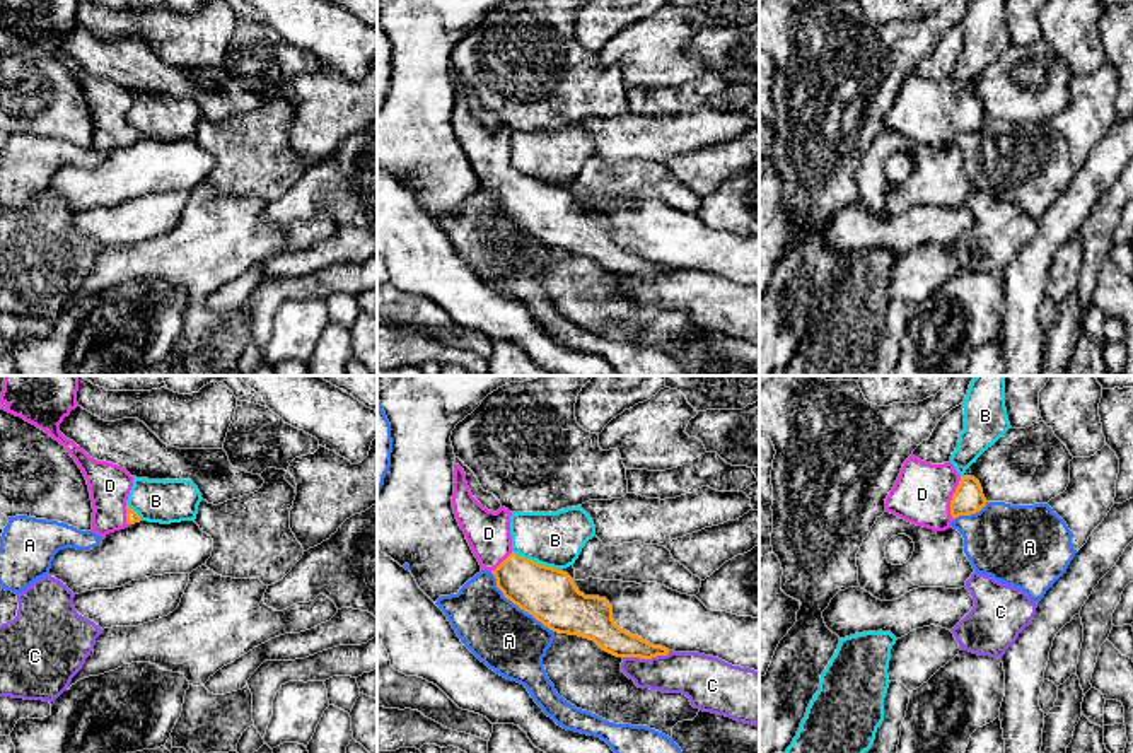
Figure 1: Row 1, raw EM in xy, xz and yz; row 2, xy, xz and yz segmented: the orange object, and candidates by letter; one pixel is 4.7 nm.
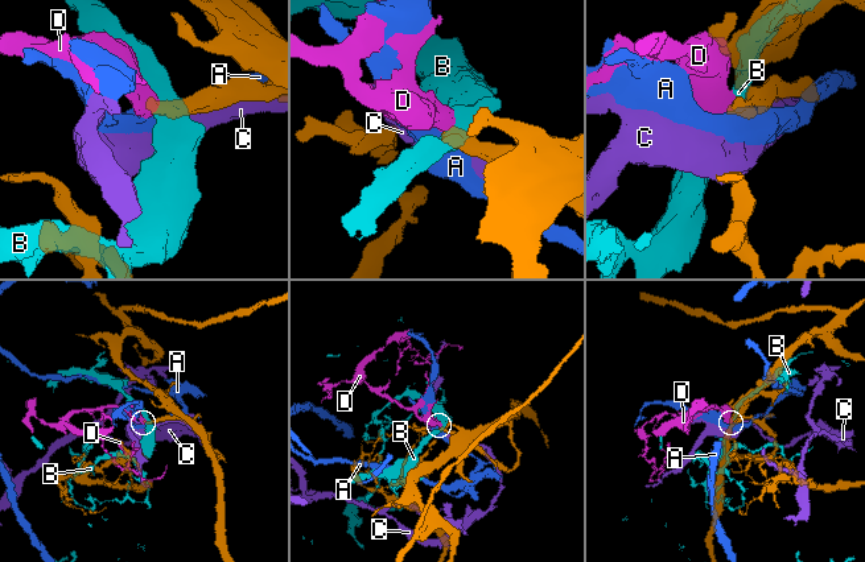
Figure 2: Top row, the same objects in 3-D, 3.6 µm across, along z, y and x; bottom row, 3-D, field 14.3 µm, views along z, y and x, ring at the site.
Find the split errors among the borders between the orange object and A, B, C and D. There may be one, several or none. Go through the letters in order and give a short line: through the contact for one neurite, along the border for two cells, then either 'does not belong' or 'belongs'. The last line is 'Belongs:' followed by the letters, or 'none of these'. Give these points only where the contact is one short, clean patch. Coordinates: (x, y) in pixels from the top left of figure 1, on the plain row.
A: does not belong
B: does not belong
C: does not belong
D: line yz (968, 116), (952, 116), (922, 111); belongs
Belongs: D

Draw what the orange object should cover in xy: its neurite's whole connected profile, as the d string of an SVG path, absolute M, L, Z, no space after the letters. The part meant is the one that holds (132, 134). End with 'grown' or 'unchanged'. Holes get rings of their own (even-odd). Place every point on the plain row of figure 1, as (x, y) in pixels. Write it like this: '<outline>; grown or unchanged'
M3 0L0 27L5 27L58 58L82 87L92 118L92 147L99 154L140 140L126 123L133 94L121 84L97 79L60 50L60 41L77 26L78 0Z; grown

